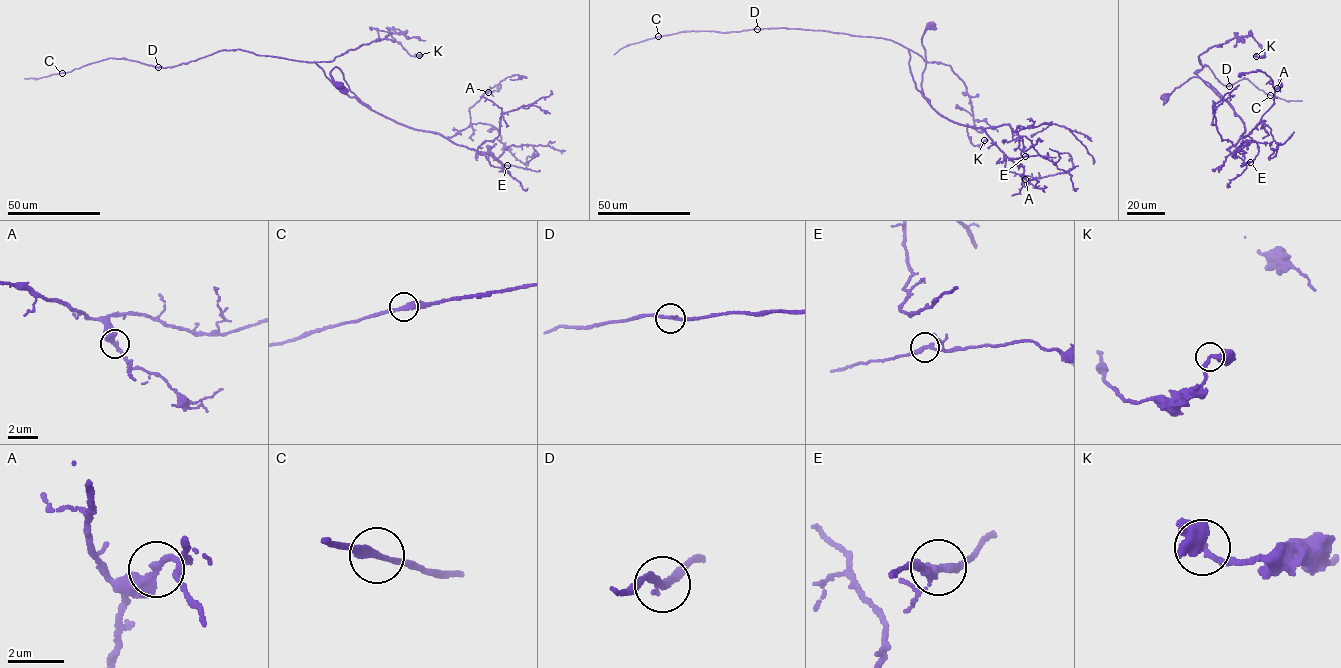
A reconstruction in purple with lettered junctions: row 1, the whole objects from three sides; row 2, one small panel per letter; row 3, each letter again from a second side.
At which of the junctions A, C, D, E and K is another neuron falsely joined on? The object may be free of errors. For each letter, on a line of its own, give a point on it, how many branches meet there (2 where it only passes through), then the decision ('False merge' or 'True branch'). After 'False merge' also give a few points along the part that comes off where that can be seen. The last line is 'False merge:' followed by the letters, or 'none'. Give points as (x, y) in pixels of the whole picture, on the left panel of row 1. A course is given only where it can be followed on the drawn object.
A: Place: (488, 92). Branches: 2. True branch
C: Place: (62, 73). Branches: 2. True branch
D: Place: (158, 67). Branches: 2. True branch
E: Place: (507, 165). Branches: 2. True branch
K: Place: (419, 55). Branches: 2. True branch
False merge: none

